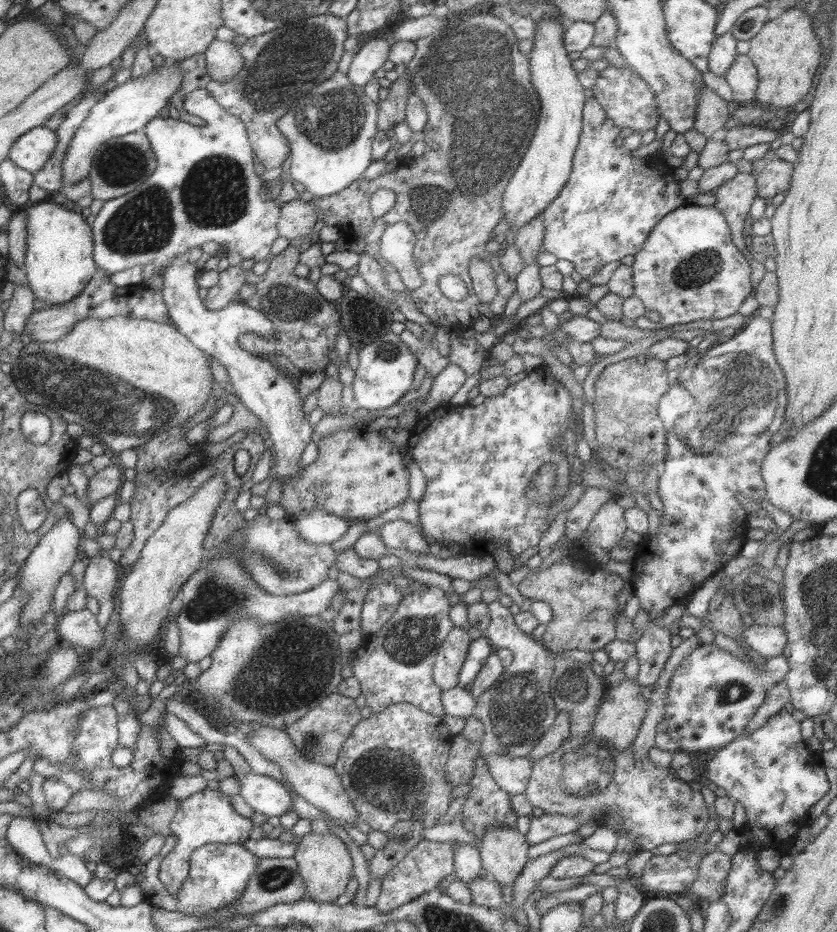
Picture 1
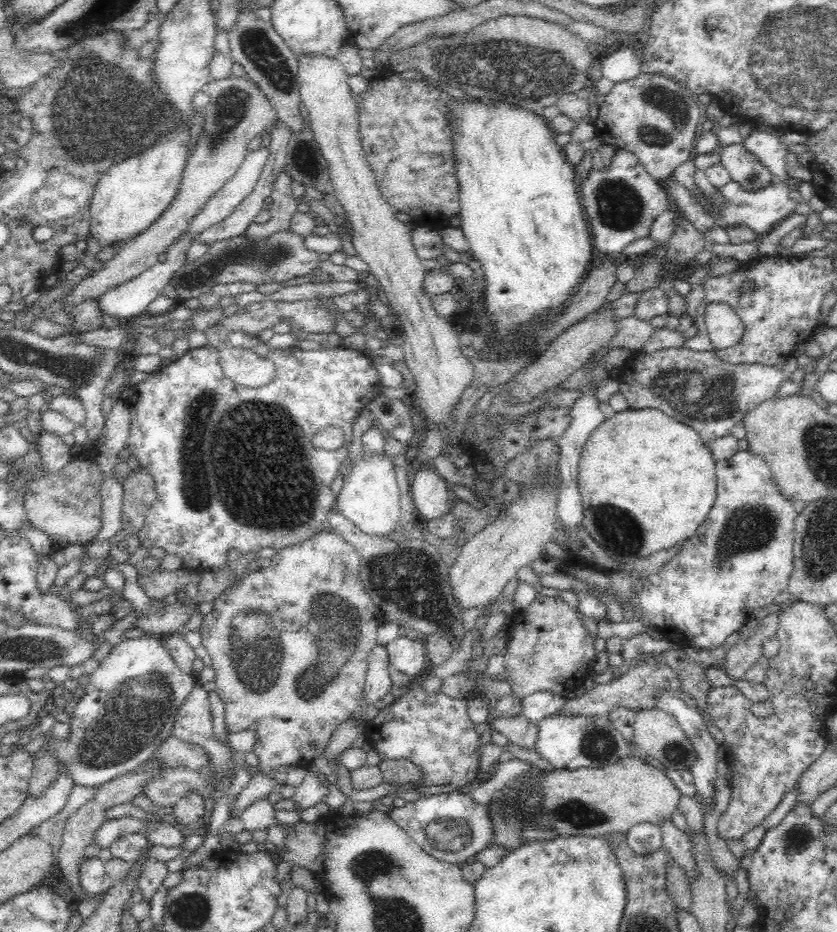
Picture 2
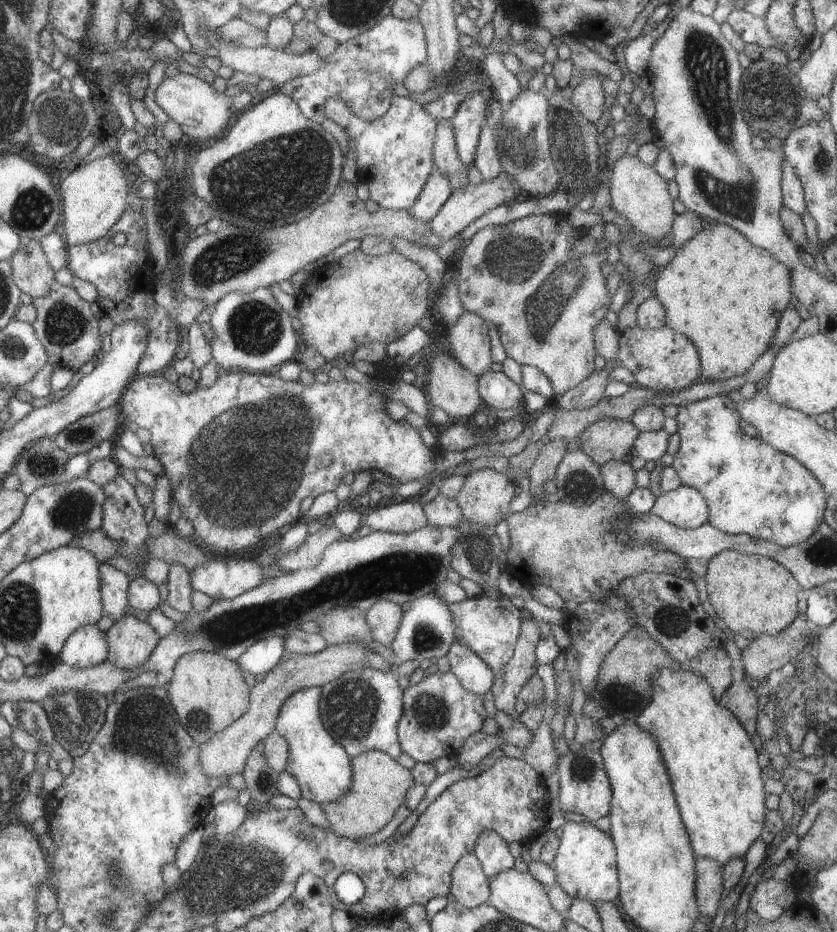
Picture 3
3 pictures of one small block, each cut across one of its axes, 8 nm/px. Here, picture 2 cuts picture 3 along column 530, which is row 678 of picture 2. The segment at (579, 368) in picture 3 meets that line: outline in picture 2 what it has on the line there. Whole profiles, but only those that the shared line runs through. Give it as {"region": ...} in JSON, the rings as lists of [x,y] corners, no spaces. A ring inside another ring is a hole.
{"region":[[[327,528],[304,542],[277,550],[269,561],[270,563],[266,568],[260,567],[258,563],[254,564],[240,577],[236,584],[230,584],[222,594],[211,600],[212,611],[203,617],[199,631],[200,635],[202,635],[202,645],[212,658],[212,668],[215,671],[216,679],[215,692],[225,705],[227,730],[232,732],[252,731],[256,736],[251,752],[260,760],[259,771],[251,775],[247,786],[235,798],[233,804],[234,816],[238,816],[244,808],[248,808],[258,799],[264,799],[276,790],[278,782],[273,777],[274,771],[281,767],[294,766],[294,764],[300,764],[304,760],[313,760],[315,757],[323,756],[328,740],[330,740],[330,734],[336,730],[338,724],[346,722],[346,720],[353,718],[354,715],[360,715],[363,720],[368,722],[379,711],[374,705],[366,703],[364,690],[366,690],[366,676],[370,656],[377,645],[377,630],[384,622],[384,619],[382,611],[376,606],[375,602],[372,602],[370,595],[364,591],[359,582],[357,573],[360,555],[358,551],[334,530]]]}

